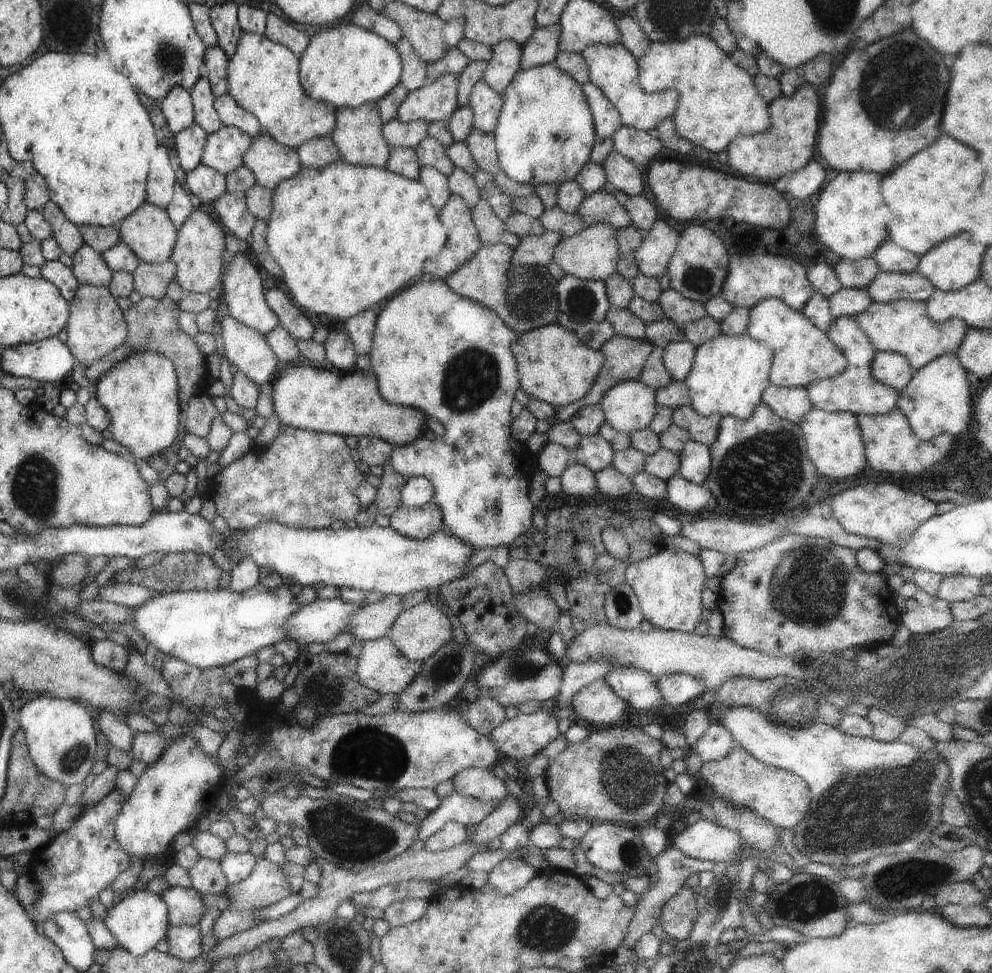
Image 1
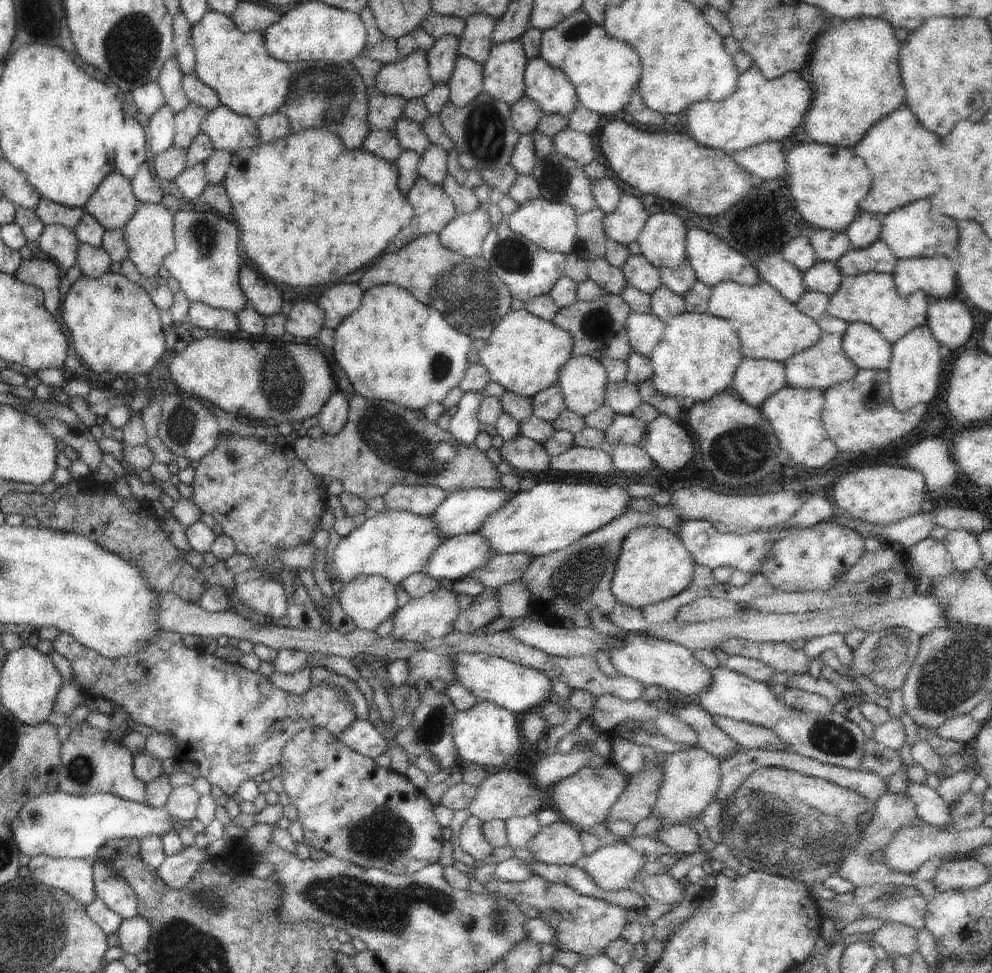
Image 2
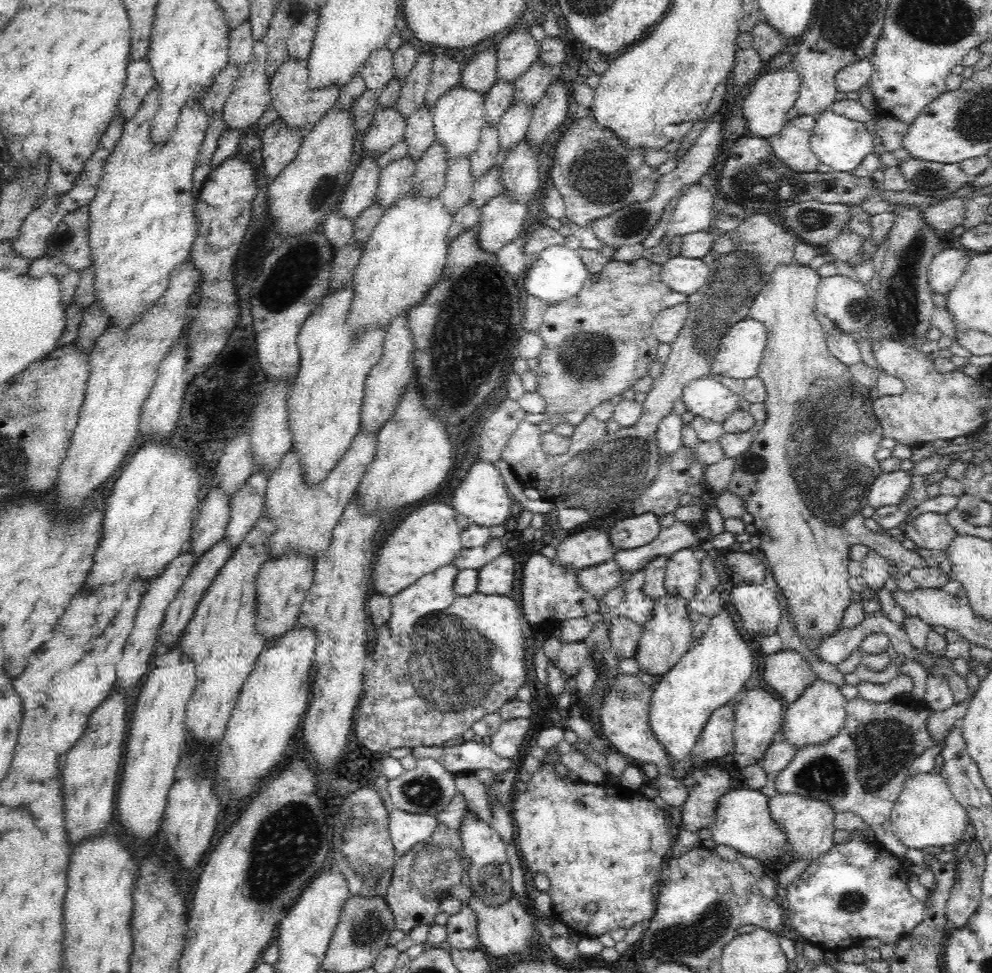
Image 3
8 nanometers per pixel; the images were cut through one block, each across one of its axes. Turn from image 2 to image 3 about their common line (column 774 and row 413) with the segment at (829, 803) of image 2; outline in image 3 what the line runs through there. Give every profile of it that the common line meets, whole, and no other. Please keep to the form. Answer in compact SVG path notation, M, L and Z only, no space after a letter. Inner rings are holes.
M797 262L779 266L749 308L749 317L764 323L767 332L764 357L758 366L758 376L766 385L767 417L748 450L735 459L727 489L744 501L746 512L753 516L756 534L761 539L758 547L764 551L764 559L772 573L771 581L786 595L794 627L802 632L800 636L816 642L827 640L841 628L844 611L854 601L854 594L846 582L850 578L848 553L852 546L869 546L896 565L928 566L924 558L906 549L895 537L872 532L864 525L865 517L860 512L878 475L876 451L882 430L874 416L871 400L867 398L868 390L853 380L847 374L848 367L829 352L827 334L814 313L820 280L817 270L810 266Z

